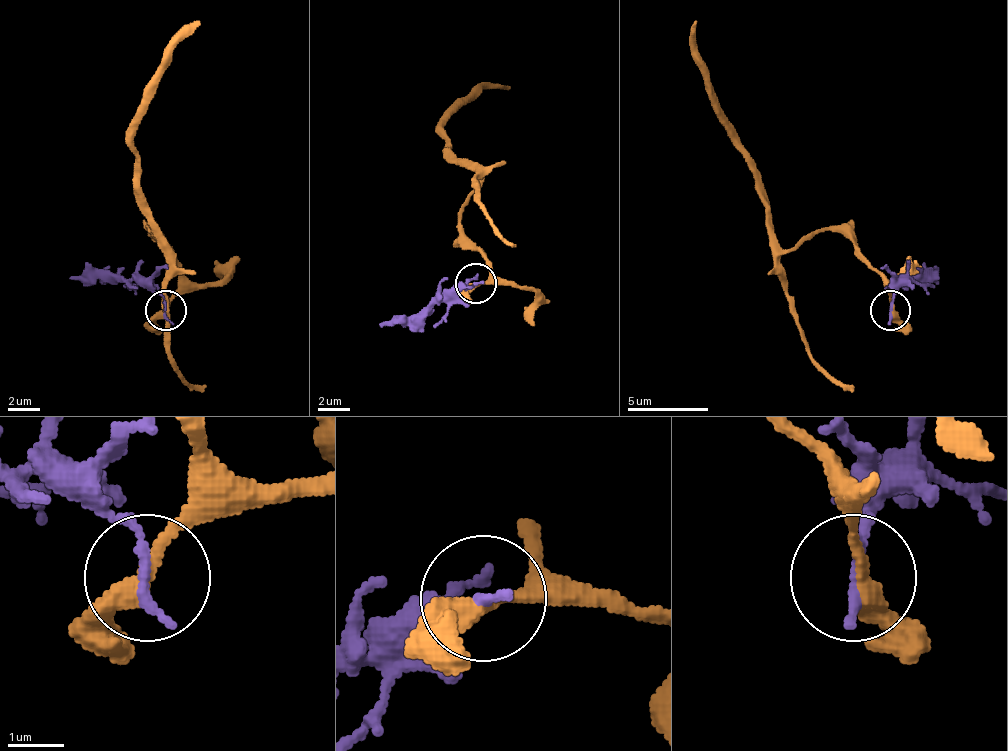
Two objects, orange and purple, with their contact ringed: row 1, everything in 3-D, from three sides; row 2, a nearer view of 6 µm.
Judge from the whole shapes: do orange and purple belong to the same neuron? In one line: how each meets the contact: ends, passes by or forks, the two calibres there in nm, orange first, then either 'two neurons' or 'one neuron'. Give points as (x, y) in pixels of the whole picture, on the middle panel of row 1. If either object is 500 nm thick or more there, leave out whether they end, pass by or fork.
orange passes by | purple ends | 320/200 nm | one neuron

